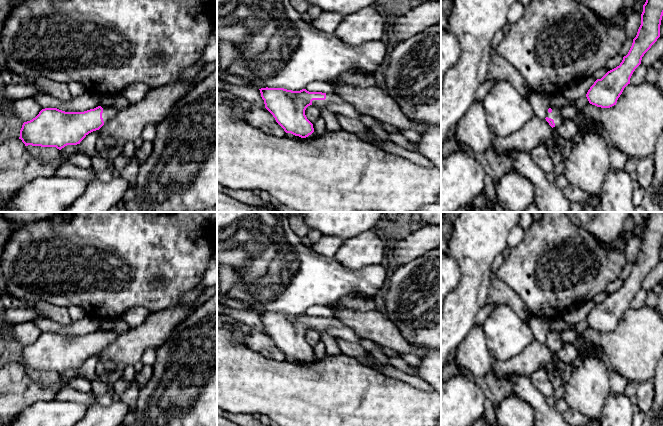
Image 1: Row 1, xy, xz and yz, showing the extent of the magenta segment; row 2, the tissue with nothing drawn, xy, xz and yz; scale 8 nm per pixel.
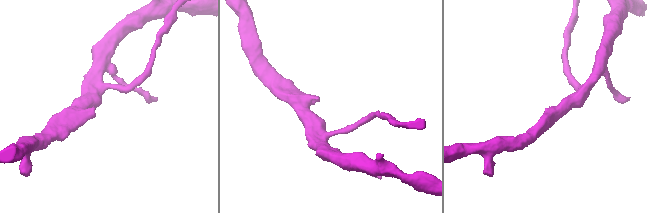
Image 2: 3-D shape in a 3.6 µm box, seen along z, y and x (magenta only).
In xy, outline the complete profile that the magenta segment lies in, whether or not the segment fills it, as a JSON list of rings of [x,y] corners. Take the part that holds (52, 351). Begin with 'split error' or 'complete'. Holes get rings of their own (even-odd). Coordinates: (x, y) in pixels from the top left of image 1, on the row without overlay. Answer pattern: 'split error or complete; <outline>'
split error; [[[98,330],[84,336],[65,336],[57,332],[42,333],[30,345],[24,346],[19,363],[25,370],[56,371],[77,369],[91,356],[99,354],[120,335]]]

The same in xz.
split error; [[[284,312],[259,313],[265,332],[286,357],[306,362],[314,356],[305,334],[314,329],[326,332],[348,342],[360,344],[363,340],[351,328],[335,317],[309,316],[306,313],[292,315]]]

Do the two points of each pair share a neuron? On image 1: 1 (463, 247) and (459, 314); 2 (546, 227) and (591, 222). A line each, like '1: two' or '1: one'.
1: one
2: two

